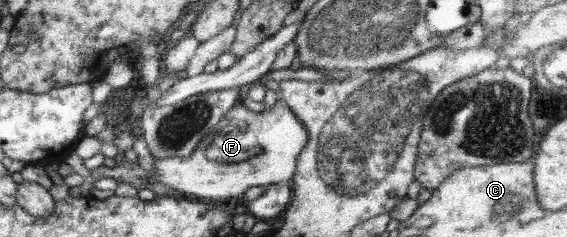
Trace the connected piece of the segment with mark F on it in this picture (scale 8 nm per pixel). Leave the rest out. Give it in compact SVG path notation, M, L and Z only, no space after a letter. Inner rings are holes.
M276 102L272 108L269 108L268 106L264 106L264 110L262 112L254 112L251 111L250 109L246 108L244 103L238 103L234 107L231 107L230 110L228 110L224 116L222 116L222 119L213 127L213 129L204 137L202 138L202 141L198 143L196 149L192 151L190 154L190 157L156 157L154 155L154 173L148 173L146 169L142 169L140 167L140 163L135 162L135 163L129 163L126 160L120 161L116 163L115 167L110 168L105 165L101 165L100 167L90 171L89 175L89 181L96 181L98 179L102 179L102 177L113 177L116 179L118 185L120 182L128 182L132 184L138 191L143 190L143 189L150 189L145 187L144 185L147 185L149 180L153 180L154 183L160 182L160 183L165 183L168 185L168 187L180 192L182 195L184 195L184 198L188 195L188 197L196 197L196 199L199 200L204 200L204 201L211 201L211 202L226 202L230 198L237 198L237 197L242 197L243 194L251 187L256 187L258 185L270 185L270 184L282 184L282 183L287 183L290 184L290 181L296 173L296 161L298 161L298 155L300 155L300 152L304 147L306 147L306 143L308 141L308 132L306 129L304 129L304 126L298 119L295 119L295 116L293 113L290 111L290 108L282 103L282 102Z

